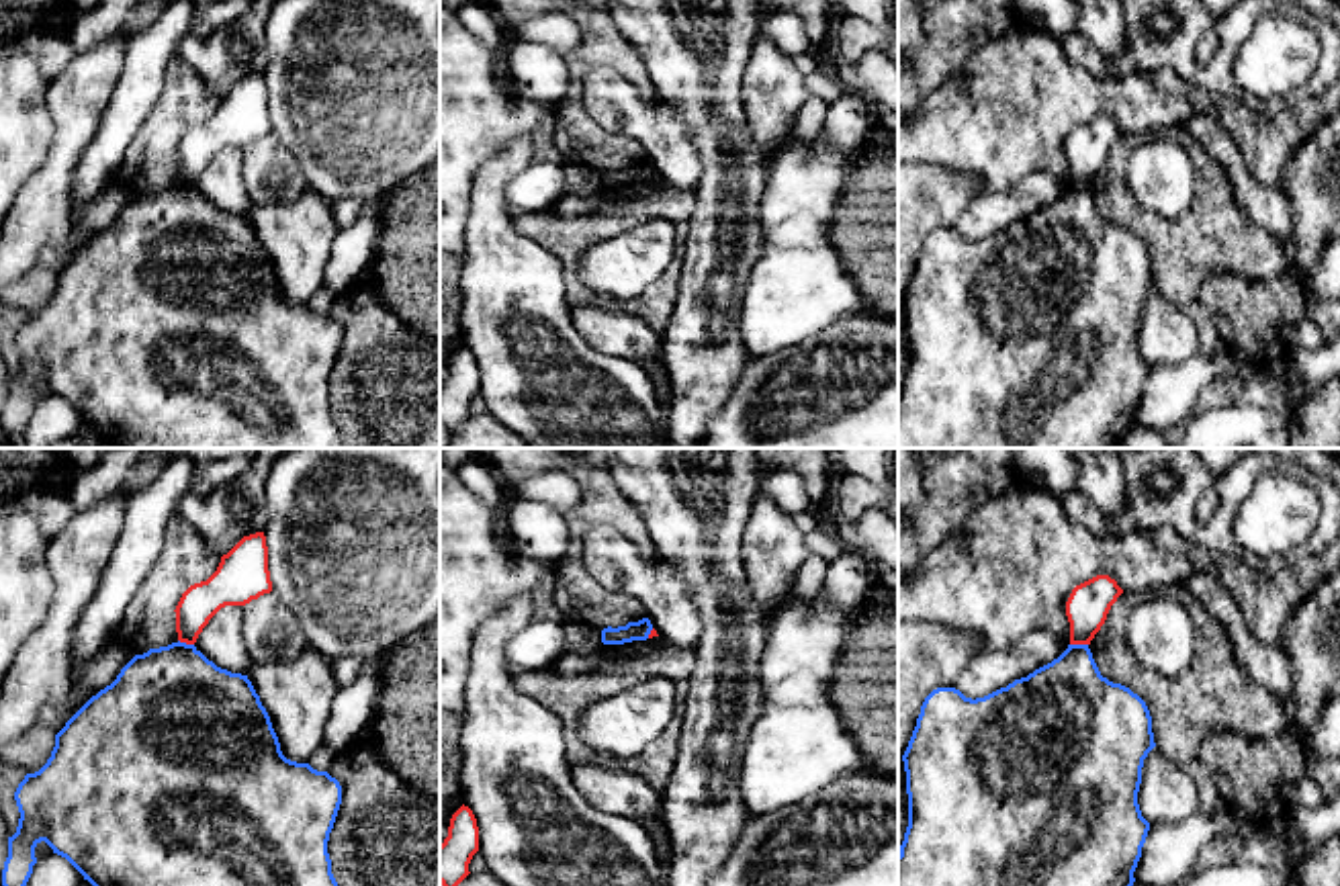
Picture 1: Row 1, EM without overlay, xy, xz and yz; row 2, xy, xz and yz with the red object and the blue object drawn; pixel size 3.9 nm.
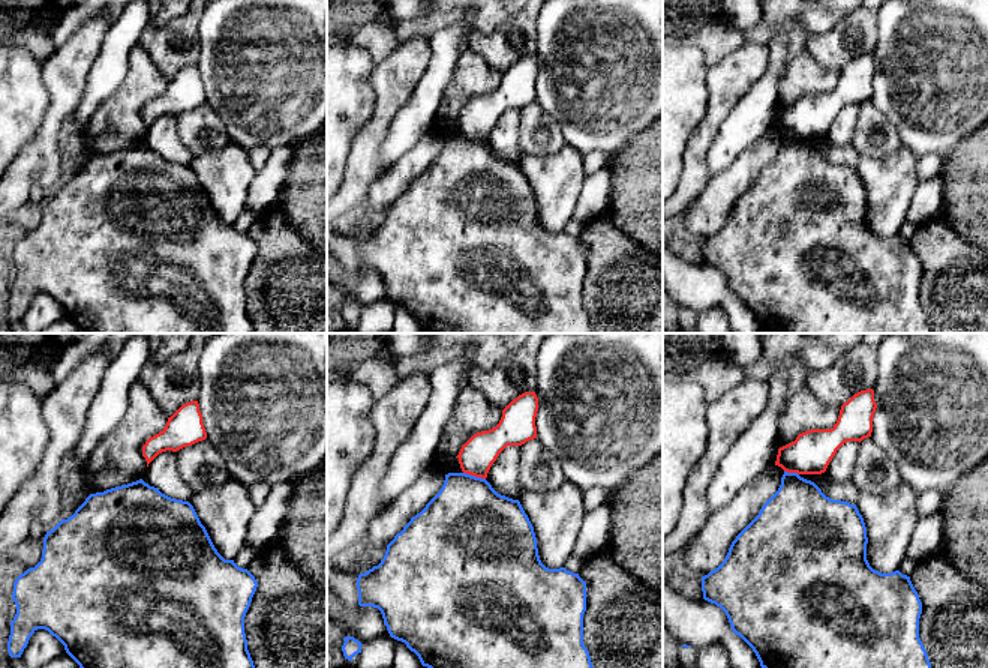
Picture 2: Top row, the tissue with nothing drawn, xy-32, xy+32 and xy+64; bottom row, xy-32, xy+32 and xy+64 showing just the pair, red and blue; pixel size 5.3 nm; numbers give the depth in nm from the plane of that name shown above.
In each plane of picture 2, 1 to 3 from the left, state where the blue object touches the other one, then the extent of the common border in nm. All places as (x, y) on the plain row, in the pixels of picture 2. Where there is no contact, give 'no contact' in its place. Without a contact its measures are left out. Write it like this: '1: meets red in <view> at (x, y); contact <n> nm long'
1: no contact
2: meets red in xy+32 at (474, 138); contact 130 nm long
3: meets red in xy+64 at (792, 135); contact 80 nm long

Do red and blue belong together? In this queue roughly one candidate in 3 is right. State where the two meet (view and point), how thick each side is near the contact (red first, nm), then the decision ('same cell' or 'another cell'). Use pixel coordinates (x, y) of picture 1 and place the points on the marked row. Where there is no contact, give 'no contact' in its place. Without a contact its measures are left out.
contact yz (1079, 643); calibres 170 and 360 nm; another cell

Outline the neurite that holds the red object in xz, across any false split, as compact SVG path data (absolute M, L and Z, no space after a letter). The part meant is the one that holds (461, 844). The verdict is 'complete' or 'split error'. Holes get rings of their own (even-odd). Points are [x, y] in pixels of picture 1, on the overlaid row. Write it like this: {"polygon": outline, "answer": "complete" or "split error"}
{"polygon": "M460 806L448 827L448 837L440 845L440 884L458 886L471 872L468 863L479 851L479 827L473 810Z", "answer": "complete"}

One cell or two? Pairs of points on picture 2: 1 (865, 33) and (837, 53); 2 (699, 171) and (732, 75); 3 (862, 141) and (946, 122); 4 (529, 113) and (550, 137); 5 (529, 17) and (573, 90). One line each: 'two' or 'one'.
1: one
2: one
3: two
4: one
5: two

